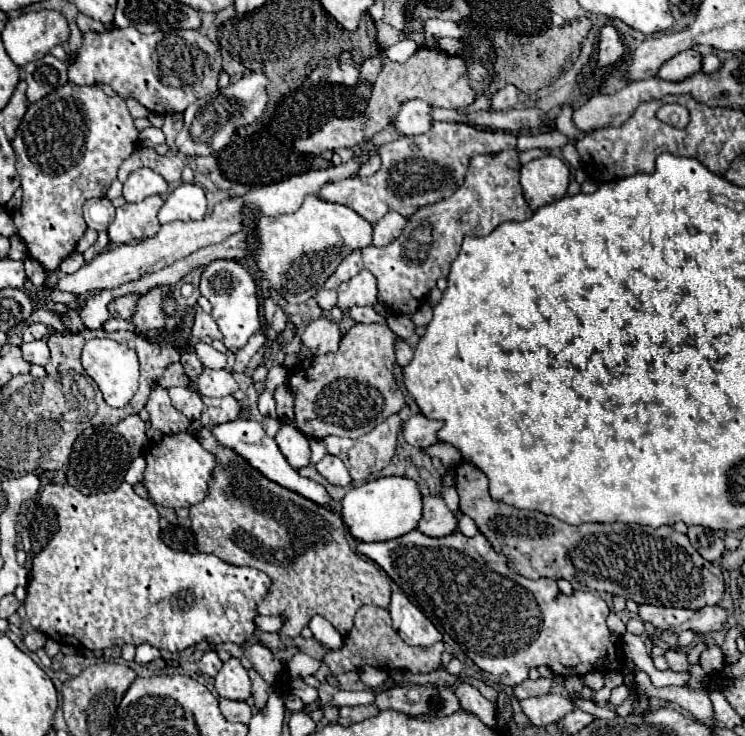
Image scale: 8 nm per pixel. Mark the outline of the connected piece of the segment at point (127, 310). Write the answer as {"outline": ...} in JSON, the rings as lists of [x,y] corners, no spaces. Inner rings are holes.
{"outline":[[[130,293],[124,297],[118,297],[116,301],[108,303],[108,311],[113,318],[129,320],[132,319],[132,313],[136,311],[136,301],[140,299],[140,295]]]}

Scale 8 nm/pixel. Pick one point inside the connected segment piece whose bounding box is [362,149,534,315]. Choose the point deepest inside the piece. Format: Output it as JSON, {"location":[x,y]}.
{"location":[406,270]}

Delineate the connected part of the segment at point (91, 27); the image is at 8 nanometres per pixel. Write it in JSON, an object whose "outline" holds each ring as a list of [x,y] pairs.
{"outline":[[[82,13],[78,15],[76,23],[78,23],[78,29],[80,29],[82,33],[88,33],[88,31],[108,31],[108,29],[110,29],[110,25],[104,25],[104,23],[100,23],[100,21],[94,21],[92,17],[82,15]]]}

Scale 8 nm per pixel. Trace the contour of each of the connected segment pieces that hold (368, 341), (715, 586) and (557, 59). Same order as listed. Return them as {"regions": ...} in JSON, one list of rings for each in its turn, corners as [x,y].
{"regions":[[[[356,323],[342,337],[336,353],[314,357],[312,367],[304,373],[290,375],[286,385],[294,393],[300,431],[318,439],[326,435],[356,439],[370,433],[390,415],[398,413],[406,405],[406,397],[394,379],[396,339],[398,335],[386,323]]],[[[468,461],[454,465],[452,471],[454,471],[456,489],[460,495],[460,511],[474,519],[480,533],[484,533],[490,539],[492,547],[510,559],[510,567],[516,573],[528,579],[564,577],[572,583],[578,581],[596,591],[608,591],[612,595],[634,599],[638,605],[650,603],[650,605],[686,607],[686,609],[702,609],[704,605],[720,605],[720,597],[724,595],[724,577],[720,583],[720,567],[702,559],[700,553],[688,541],[688,537],[674,531],[672,527],[654,529],[654,527],[630,525],[630,523],[584,523],[584,525],[572,527],[556,517],[550,517],[538,511],[516,509],[512,505],[494,501],[488,493],[488,477]]],[[[579,17],[565,22],[562,27],[552,27],[544,35],[538,35],[538,37],[512,35],[508,31],[492,31],[492,41],[496,49],[496,63],[494,63],[496,75],[493,76],[486,94],[492,98],[494,93],[506,83],[516,85],[526,95],[532,95],[538,89],[548,87],[572,67],[572,61],[576,61],[576,57],[580,55],[582,41],[586,39],[590,27],[592,27],[590,19]]]]}

